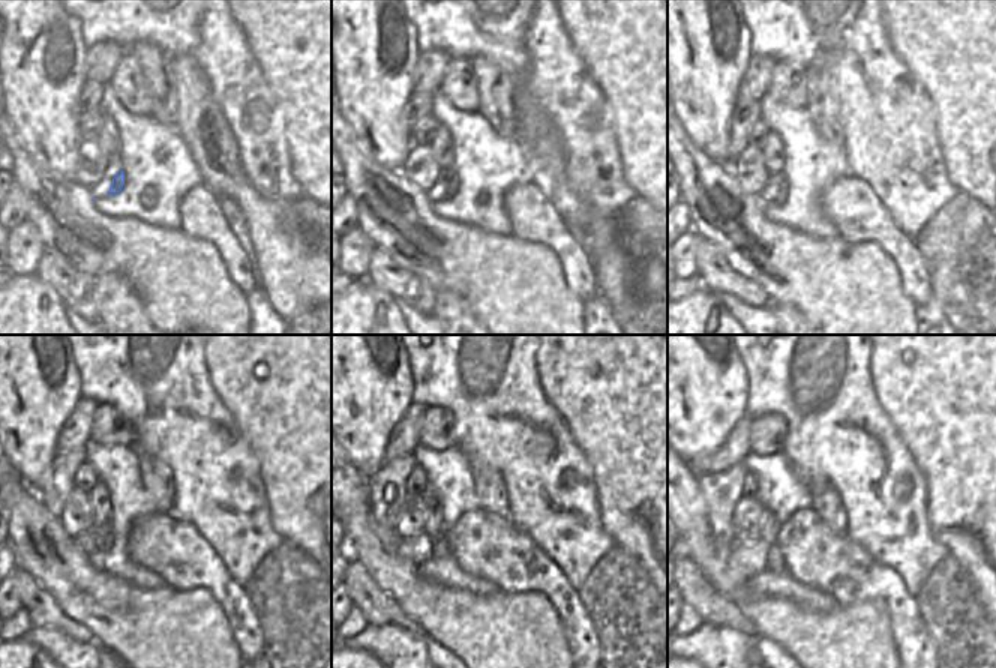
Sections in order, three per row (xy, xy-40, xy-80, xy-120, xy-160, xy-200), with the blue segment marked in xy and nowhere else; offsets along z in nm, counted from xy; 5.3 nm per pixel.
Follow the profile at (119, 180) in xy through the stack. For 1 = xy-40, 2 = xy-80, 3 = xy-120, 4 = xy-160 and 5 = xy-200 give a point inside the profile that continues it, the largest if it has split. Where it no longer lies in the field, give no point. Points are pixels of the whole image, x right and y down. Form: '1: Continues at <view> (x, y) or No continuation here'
1: Continues at xy-40 (450, 185)
2: Continues at xy-80 (776, 191)
3: Continues at xy-120 (102, 533)
4: Continues at xy-160 (440, 548)
5: Continues at xy-200 (774, 562).

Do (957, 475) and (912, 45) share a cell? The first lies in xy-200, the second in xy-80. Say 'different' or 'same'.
same

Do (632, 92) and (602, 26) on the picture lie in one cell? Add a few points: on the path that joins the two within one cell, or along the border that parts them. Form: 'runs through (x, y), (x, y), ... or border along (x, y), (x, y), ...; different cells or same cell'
runs through (632, 75), (632, 56), (618, 42); same cell

